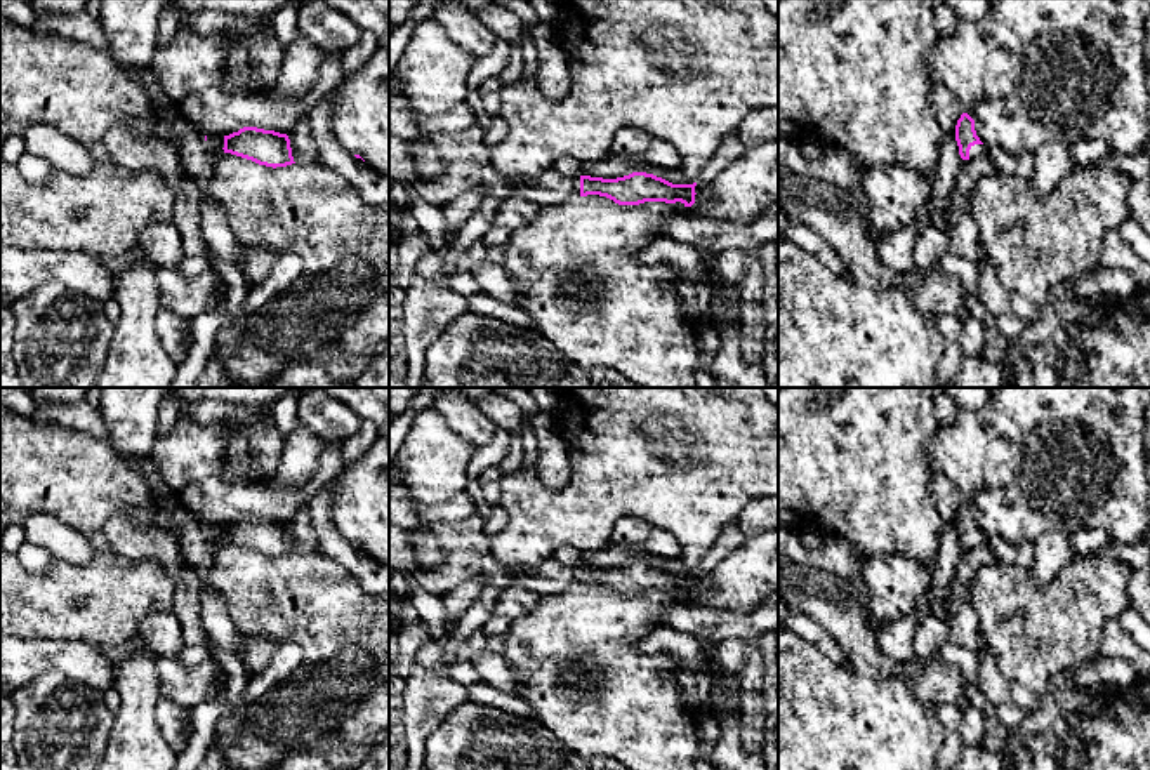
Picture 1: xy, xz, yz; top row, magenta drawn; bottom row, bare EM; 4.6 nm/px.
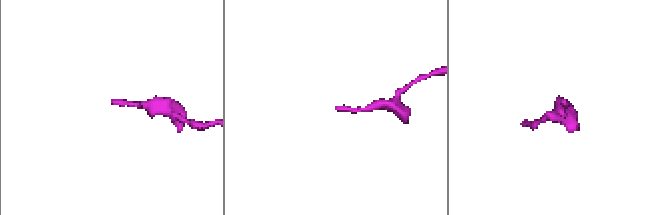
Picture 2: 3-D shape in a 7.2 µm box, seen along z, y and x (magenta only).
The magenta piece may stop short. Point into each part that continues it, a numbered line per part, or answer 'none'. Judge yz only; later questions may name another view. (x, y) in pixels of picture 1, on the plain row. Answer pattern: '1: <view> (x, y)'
1: yz (978, 539)

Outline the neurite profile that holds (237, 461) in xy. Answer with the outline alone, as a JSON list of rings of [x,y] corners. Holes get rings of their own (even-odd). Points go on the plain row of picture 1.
[[[228,428],[221,478],[228,481],[245,481],[250,476],[250,466],[252,455],[247,438],[238,428]]]

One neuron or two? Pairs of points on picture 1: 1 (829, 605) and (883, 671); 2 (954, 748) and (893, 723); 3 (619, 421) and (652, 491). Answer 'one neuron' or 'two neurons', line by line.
1: one neuron
2: two neurons
3: one neuron

